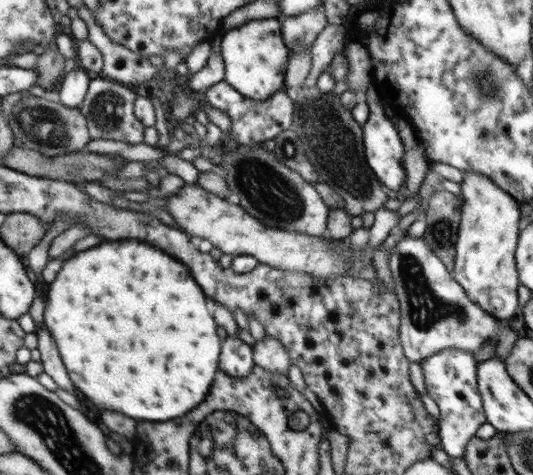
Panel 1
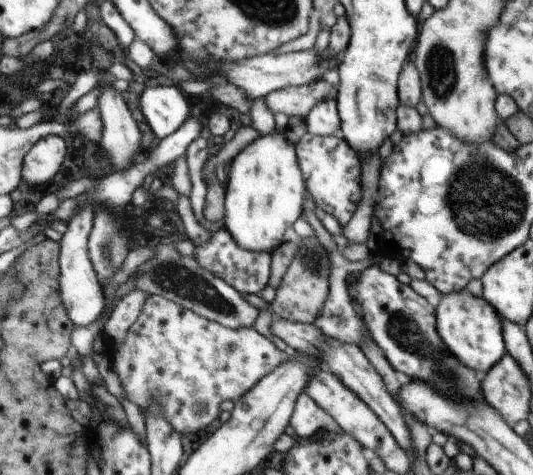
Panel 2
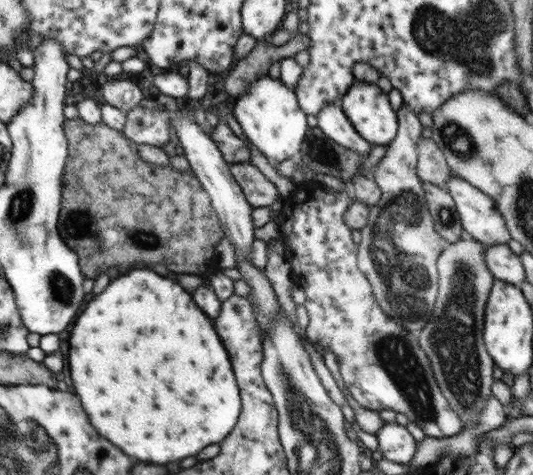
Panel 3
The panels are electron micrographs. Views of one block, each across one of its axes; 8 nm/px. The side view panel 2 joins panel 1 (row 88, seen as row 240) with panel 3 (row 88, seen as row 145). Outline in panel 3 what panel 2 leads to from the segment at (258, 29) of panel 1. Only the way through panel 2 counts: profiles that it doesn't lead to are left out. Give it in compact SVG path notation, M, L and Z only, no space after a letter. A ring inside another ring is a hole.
M266 74L250 82L248 90L231 102L233 116L239 122L246 138L264 154L273 167L300 152L309 126L306 123L307 114L300 108L294 88Z

